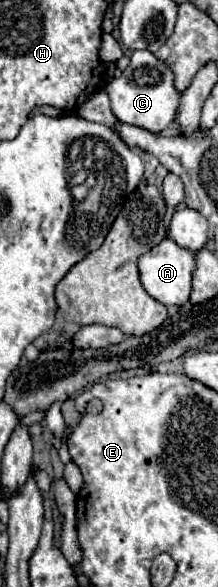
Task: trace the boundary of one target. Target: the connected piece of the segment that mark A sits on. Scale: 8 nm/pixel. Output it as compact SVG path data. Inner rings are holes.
M166 237L138 259L138 271L140 271L140 281L150 297L154 297L164 305L184 305L192 289L190 281L194 271L194 253L176 245Z

